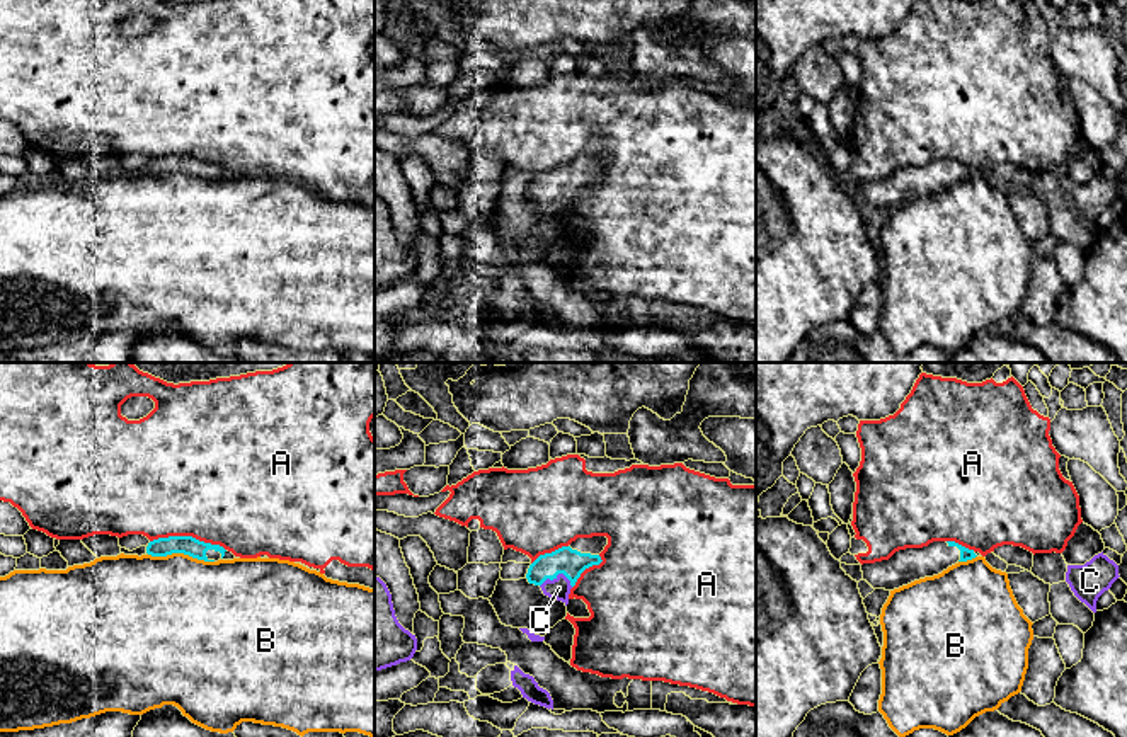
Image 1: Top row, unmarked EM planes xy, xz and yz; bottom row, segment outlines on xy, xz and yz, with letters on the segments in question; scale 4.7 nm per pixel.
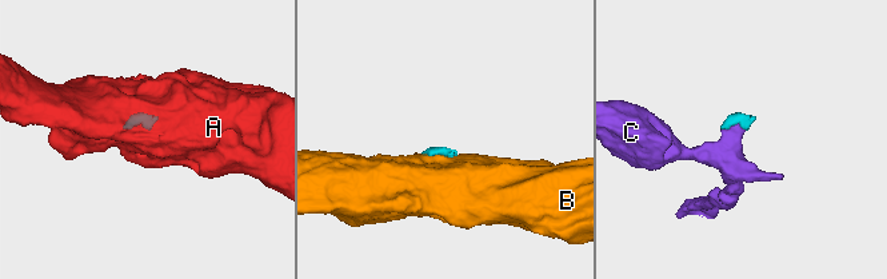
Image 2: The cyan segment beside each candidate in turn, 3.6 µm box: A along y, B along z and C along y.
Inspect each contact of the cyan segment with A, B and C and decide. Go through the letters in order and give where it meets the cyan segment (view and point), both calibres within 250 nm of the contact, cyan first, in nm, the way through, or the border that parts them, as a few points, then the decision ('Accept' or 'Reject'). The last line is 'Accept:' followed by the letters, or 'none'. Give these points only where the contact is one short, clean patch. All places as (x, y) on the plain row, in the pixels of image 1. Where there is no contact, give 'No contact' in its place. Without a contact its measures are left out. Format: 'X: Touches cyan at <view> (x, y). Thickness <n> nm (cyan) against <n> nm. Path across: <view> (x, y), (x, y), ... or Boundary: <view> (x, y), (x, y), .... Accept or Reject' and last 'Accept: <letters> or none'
A: Touches cyan at xy (188, 155). Thickness 90 nm (cyan) against 500 nm. Boundary: xy (150, 159), (194, 155), (218, 162), (225, 169). Reject
B: Touches cyan at xy (181, 171). Thickness 90 nm (cyan) against 480 nm. Boundary: xy (148, 172), (188, 172), (213, 181). Reject
C: Touches cyan at xz (557, 193). Thickness 130 nm (cyan) against 100 nm. Path across: xz (564, 179), (557, 193), (559, 206). Accept
Accept: C

